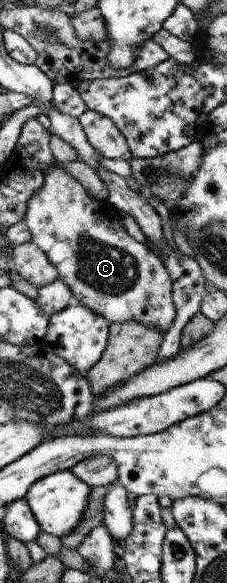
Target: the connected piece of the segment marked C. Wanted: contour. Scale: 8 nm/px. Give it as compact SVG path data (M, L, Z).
M54 162L51 167L45 170L43 186L28 200L28 209L23 221L25 221L29 230L32 231L32 241L37 243L37 246L40 246L41 250L45 251L45 254L48 254L48 258L56 265L60 273L59 278L63 279L68 284L74 296L73 302L83 303L91 310L96 311L97 314L107 319L109 325L113 323L137 321L156 328L158 331L165 334L167 330L171 329L173 324L175 324L177 306L173 300L172 277L166 266L163 266L164 262L161 262L145 244L139 244L137 240L133 240L133 238L125 232L125 228L123 228L123 224L121 224L121 218L119 218L119 212L113 208L113 205L111 205L108 200L100 201L94 199L92 195L87 194L81 182L65 171L59 163Z

